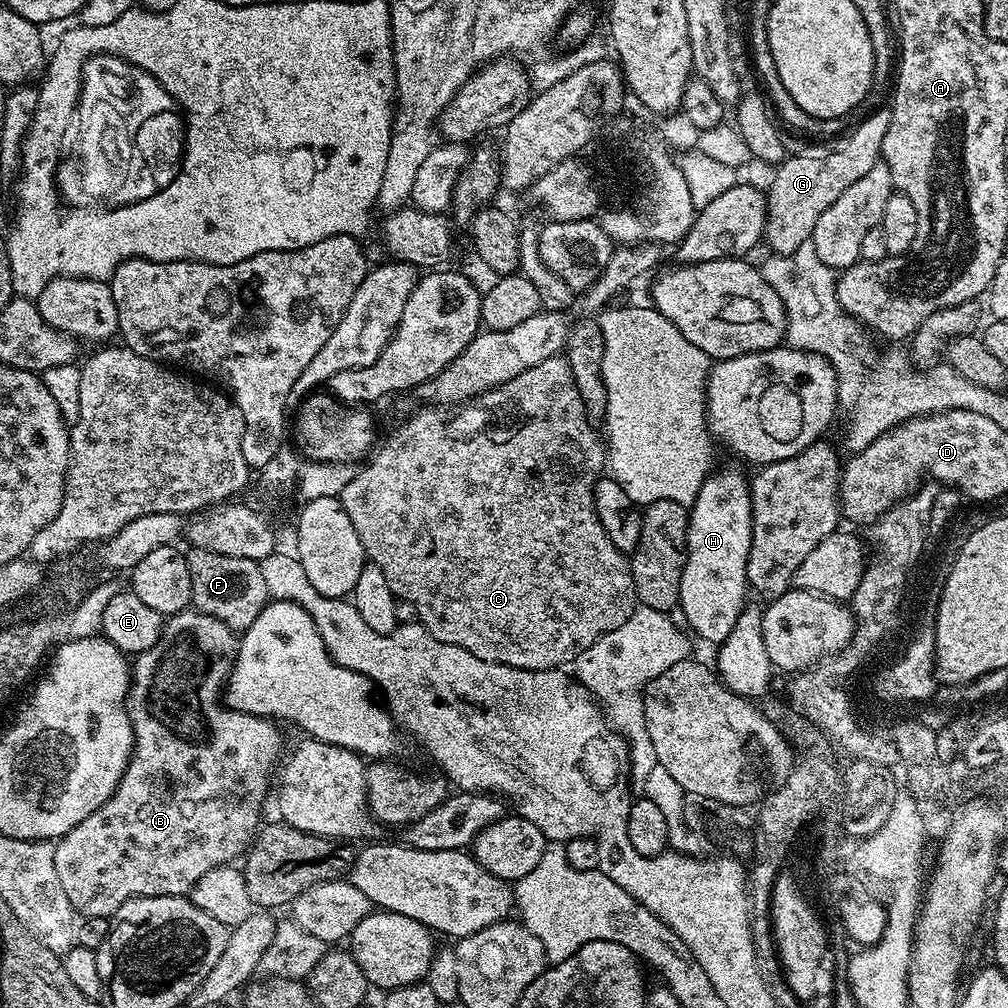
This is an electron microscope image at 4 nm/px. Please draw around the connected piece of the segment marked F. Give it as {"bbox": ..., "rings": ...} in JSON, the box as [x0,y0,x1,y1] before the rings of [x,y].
{"bbox":[186,547,270,634],"rings":[[[189,547],[186,555],[190,566],[191,607],[213,616],[237,634],[244,633],[270,602],[266,582],[262,579],[260,561],[216,554],[195,547]]]}

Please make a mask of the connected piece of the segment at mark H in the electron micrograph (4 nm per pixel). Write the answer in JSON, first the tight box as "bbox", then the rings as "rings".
{"bbox":[679,468,752,646],"rings":[[[736,468],[713,471],[689,509],[687,546],[679,580],[679,609],[691,628],[718,646],[730,636],[748,595],[746,562],[752,537],[752,495],[749,479]]]}

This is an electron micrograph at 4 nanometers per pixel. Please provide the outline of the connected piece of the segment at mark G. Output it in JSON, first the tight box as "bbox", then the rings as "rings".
{"bbox":[766,110,892,256],"rings":[[[876,110],[863,117],[841,139],[840,148],[829,152],[816,152],[813,156],[789,155],[784,163],[775,169],[772,185],[766,188],[768,222],[766,244],[777,256],[793,256],[798,246],[809,243],[818,218],[835,202],[842,190],[863,178],[875,164],[881,163],[882,138],[886,138],[886,126],[892,121],[891,111]]]}

